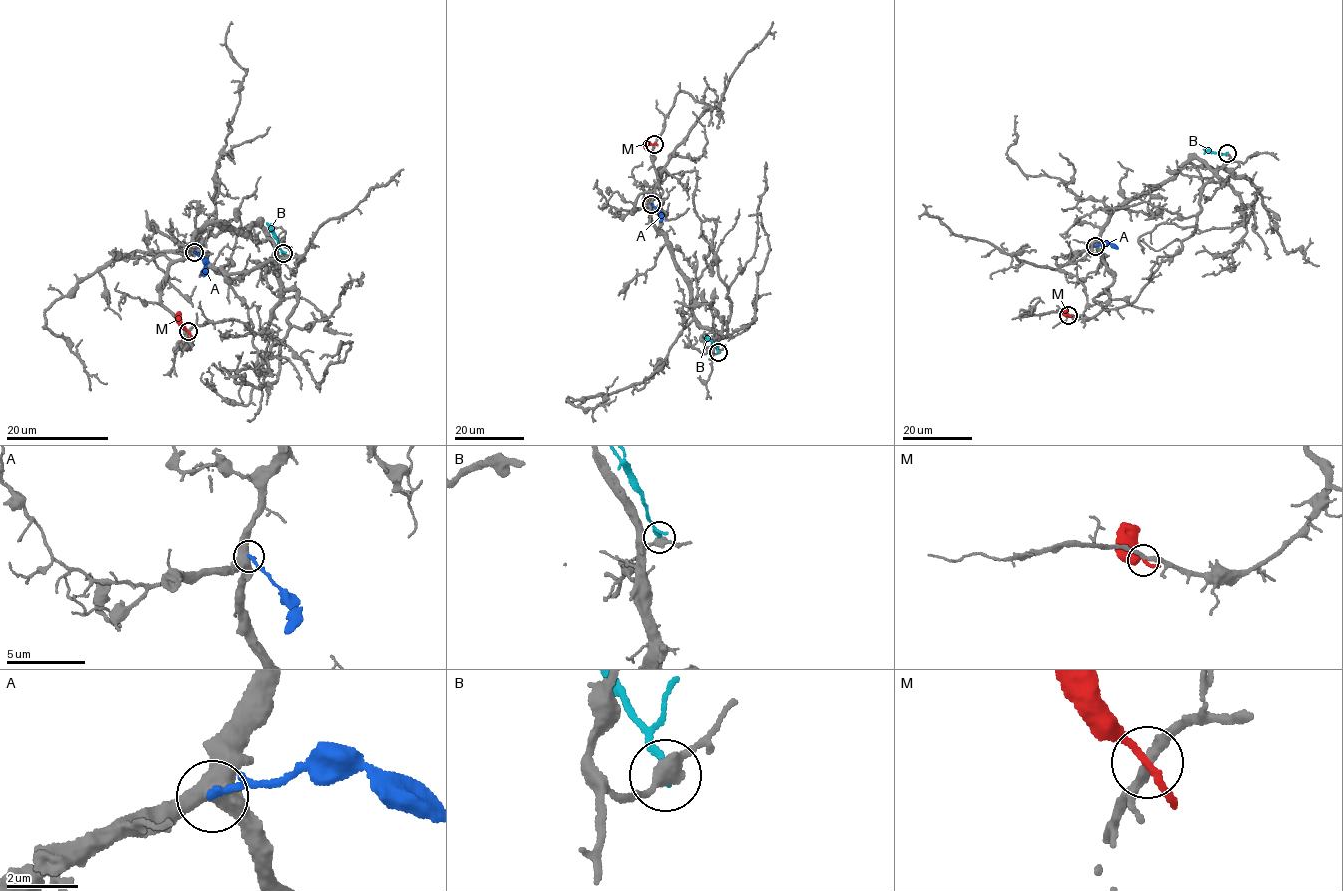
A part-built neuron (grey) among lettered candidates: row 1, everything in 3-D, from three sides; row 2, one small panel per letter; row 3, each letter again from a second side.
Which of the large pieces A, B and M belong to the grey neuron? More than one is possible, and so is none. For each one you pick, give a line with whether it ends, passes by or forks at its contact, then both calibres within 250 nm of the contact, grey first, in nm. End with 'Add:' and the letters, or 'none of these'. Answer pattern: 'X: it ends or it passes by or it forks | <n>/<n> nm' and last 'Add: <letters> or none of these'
Add: none of these

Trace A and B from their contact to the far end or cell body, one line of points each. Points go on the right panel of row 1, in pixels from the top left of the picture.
A: (1095, 246), (1108, 243), (1117, 249)
B: (1227, 153), (1203, 149)

